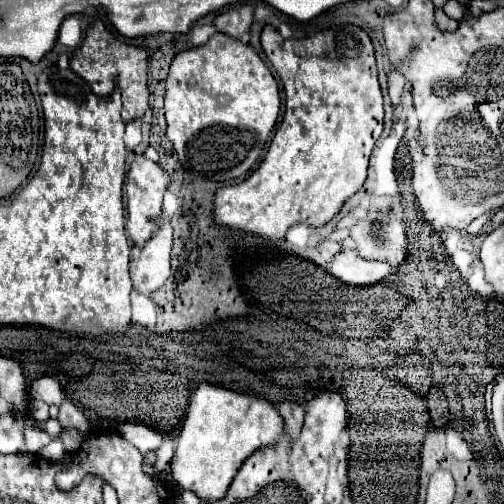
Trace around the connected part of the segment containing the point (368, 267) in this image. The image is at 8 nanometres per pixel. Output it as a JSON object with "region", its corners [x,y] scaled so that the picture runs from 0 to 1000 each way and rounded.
{"region":[[[704,496],[673,500],[645,532],[669,556],[696,567],[732,567],[756,560],[772,540],[772,524],[764,520],[732,520],[708,508]]]}

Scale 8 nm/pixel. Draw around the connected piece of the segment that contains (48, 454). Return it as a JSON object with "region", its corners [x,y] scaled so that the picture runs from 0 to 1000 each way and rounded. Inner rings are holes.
{"region":[[[105,869],[105,877],[101,877],[97,885],[89,885],[77,901],[81,901],[81,905],[89,905],[93,913],[105,913],[105,917],[121,913],[121,909],[125,909],[125,901],[129,901],[125,869]]]}

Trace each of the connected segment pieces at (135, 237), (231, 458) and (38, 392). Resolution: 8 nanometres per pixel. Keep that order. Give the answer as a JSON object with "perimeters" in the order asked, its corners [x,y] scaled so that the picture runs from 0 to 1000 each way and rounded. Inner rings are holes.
{"perimeters":[[[[272,310],[264,317],[264,325],[252,341],[252,357],[248,357],[248,385],[252,385],[252,444],[248,444],[248,452],[252,452],[252,464],[264,484],[284,488],[312,456],[319,397],[331,377],[331,365],[335,365],[335,349],[315,325],[292,317],[288,310]]],[[[415,758],[391,766],[371,813],[375,825],[367,825],[351,865],[339,940],[355,964],[383,972],[399,992],[442,988],[478,921],[506,893],[550,877],[565,849],[565,833],[558,833],[558,821],[538,798]]],[[[81,746],[81,750],[65,754],[62,758],[62,786],[73,794],[85,794],[93,802],[113,802],[113,806],[121,806],[121,798],[125,798],[121,766],[101,746]]]]}

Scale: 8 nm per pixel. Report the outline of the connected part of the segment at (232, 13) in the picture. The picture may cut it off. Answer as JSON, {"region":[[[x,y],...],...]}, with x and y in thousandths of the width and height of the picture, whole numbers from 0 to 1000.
{"region":[[[494,8],[462,12],[462,16],[431,28],[423,40],[423,48],[435,63],[462,71],[462,75],[478,75],[494,60],[498,44],[502,44],[502,12],[494,12]]]}

